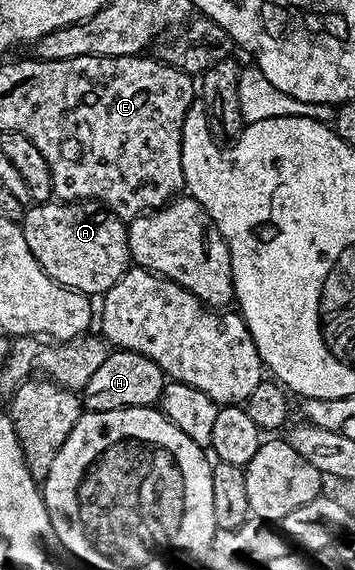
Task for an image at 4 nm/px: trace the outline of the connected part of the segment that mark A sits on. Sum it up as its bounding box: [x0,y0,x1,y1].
[19,202,131,295]

